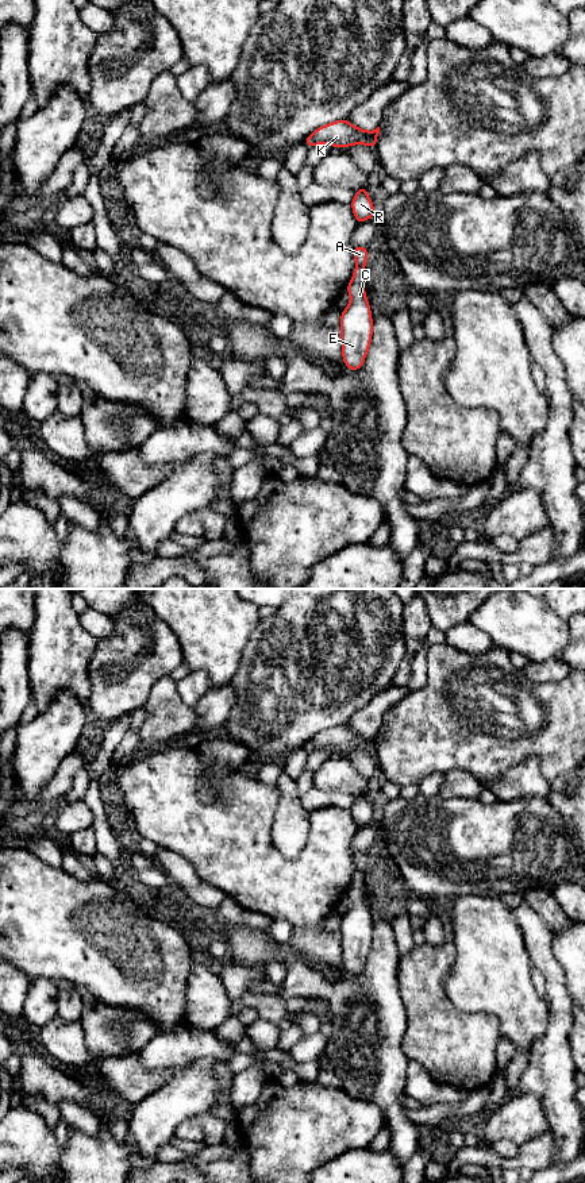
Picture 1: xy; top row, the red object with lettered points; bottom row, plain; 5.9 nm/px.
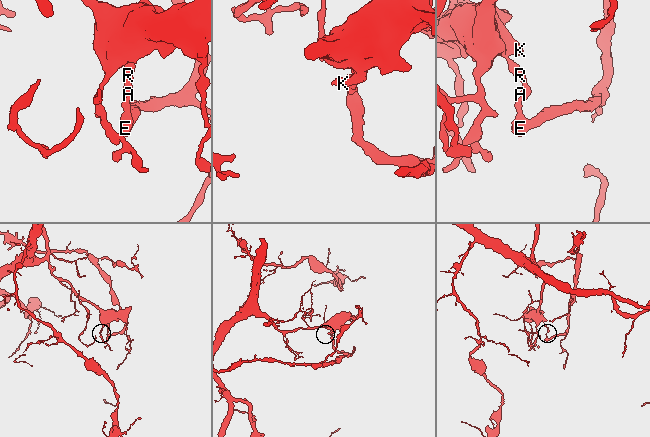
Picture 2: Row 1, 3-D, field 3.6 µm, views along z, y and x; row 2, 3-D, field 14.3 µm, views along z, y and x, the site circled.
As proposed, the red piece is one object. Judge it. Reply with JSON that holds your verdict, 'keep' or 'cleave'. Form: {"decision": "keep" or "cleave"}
{"decision": "cleave"}

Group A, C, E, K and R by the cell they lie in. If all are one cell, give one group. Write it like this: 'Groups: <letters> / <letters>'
Groups: A K R / C E

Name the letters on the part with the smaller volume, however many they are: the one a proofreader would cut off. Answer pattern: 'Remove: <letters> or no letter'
Remove: C, E

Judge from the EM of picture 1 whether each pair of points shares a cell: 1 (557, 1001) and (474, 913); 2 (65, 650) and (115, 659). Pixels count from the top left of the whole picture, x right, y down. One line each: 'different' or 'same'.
1: different
2: different

